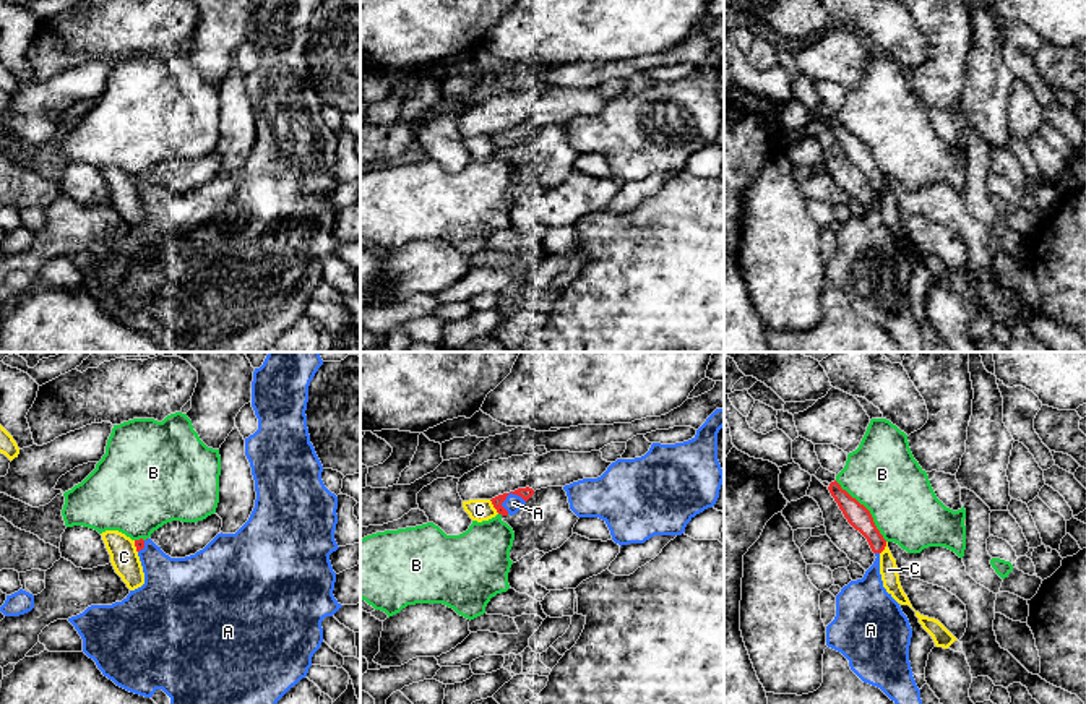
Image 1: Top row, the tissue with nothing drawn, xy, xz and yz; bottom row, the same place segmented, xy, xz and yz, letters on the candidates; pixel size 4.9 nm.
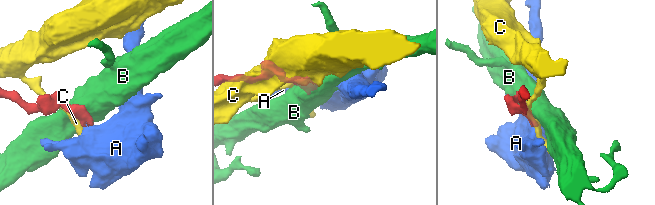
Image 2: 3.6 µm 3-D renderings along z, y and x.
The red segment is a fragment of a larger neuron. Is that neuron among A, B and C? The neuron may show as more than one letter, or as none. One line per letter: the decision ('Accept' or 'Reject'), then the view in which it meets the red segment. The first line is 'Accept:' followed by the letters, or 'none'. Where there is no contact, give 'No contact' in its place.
Accept: A
A: Accept. Touches red in xz
B: Reject. Touches red in yz
C: Reject. Touches red in xz

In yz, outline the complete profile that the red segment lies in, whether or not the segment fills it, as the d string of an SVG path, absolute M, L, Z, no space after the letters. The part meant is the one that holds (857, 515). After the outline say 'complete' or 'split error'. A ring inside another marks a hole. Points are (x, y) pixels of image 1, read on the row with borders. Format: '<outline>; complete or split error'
M836 480L830 483L828 490L847 522L867 539L877 558L862 579L851 581L836 595L836 616L826 626L826 646L841 652L864 683L880 688L894 704L922 704L909 662L912 628L899 603L883 587L880 574L880 553L885 550L886 540L877 529L870 511Z; split error

